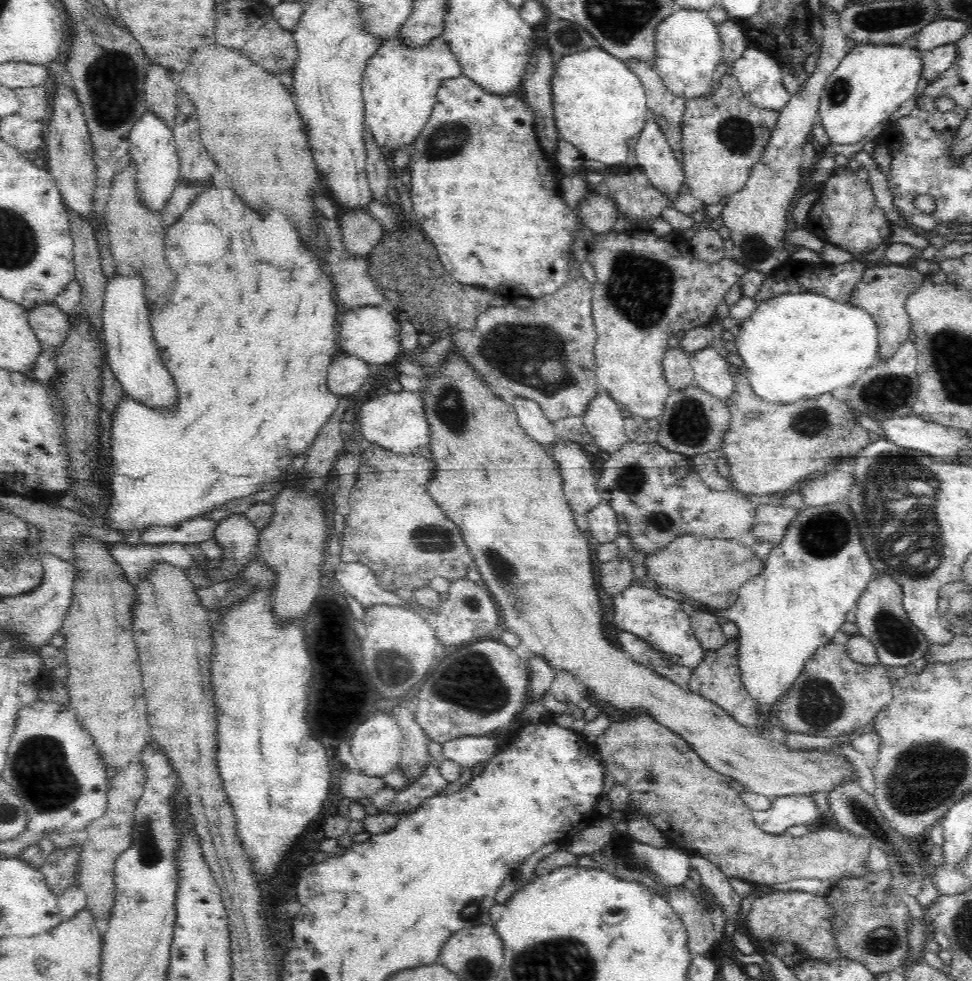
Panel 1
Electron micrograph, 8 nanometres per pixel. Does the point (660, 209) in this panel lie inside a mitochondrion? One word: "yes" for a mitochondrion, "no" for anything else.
no

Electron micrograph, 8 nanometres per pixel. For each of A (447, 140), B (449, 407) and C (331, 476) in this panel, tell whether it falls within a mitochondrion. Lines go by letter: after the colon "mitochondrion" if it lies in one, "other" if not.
A: mitochondrion
B: mitochondrion
C: other

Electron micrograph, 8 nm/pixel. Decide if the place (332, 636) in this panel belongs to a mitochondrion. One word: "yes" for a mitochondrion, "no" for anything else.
no

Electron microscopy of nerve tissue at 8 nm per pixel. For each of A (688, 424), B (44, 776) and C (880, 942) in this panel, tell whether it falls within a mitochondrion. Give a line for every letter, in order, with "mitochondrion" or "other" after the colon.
A: mitochondrion
B: mitochondrion
C: mitochondrion

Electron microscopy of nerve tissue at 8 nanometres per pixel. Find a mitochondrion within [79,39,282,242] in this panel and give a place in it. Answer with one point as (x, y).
(113, 79)

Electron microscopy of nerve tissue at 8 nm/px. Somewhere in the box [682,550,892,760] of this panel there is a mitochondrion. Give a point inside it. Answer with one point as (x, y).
(819, 704)

